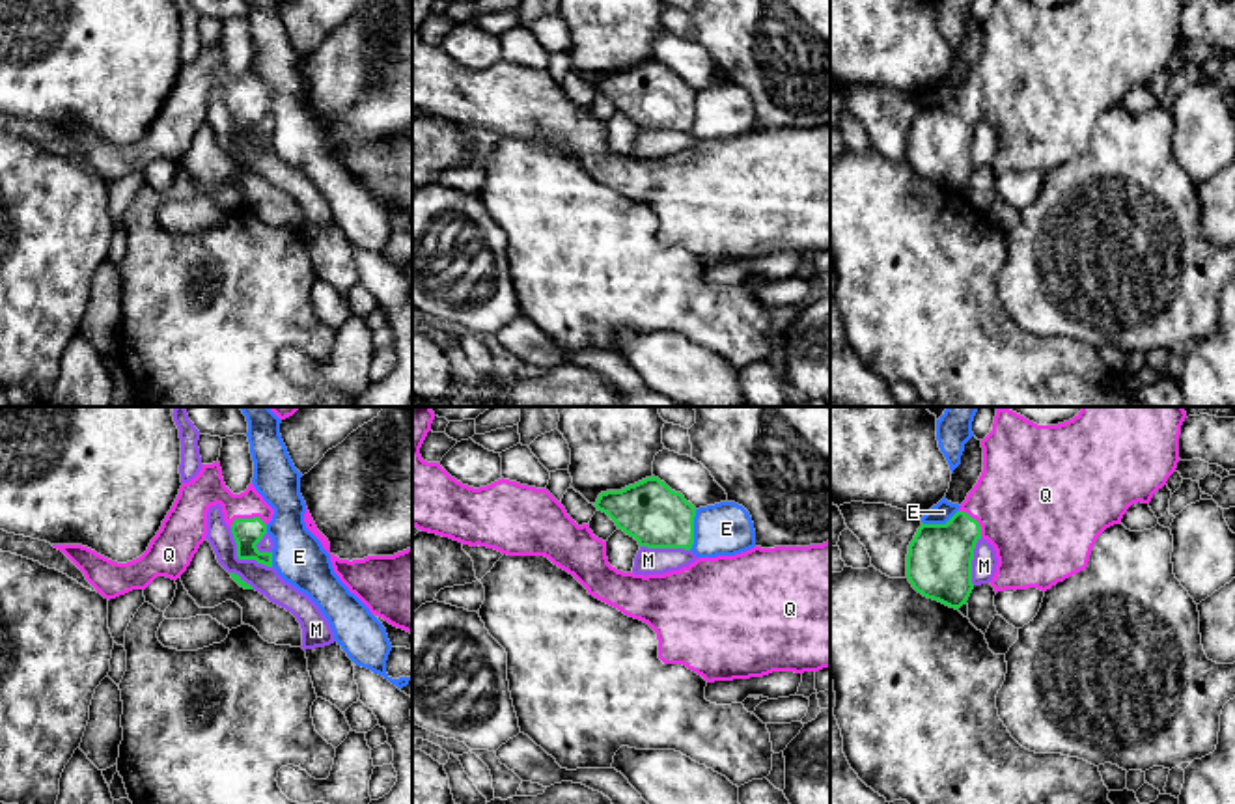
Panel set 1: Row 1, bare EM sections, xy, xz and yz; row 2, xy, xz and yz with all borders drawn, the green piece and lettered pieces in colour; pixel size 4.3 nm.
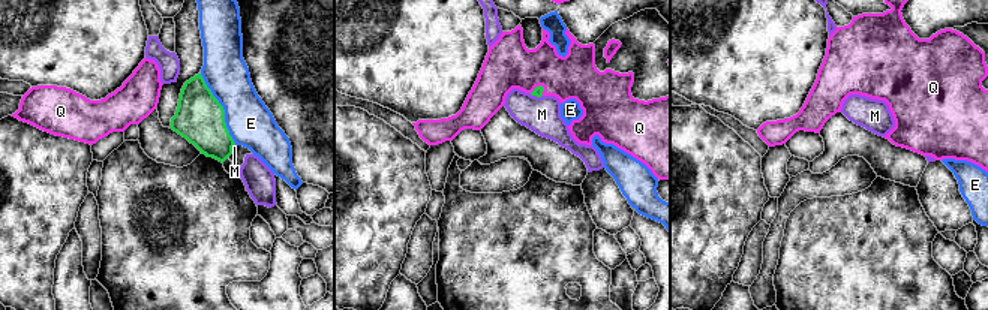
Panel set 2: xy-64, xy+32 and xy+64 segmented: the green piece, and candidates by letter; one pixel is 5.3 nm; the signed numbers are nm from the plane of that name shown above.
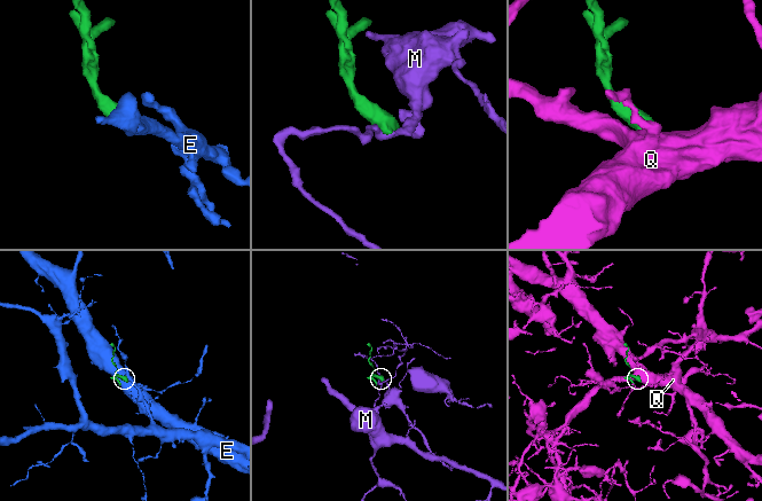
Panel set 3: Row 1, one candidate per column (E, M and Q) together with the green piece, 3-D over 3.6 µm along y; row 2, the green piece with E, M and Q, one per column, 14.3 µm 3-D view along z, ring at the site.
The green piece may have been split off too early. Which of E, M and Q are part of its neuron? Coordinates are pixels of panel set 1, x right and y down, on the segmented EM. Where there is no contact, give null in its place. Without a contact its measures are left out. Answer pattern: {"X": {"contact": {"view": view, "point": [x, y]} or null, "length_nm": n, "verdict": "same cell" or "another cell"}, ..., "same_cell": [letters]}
{"E": {"contact": {"view": "xz", "point": [693, 530]}, "length_nm": 180, "verdict": "another cell"}, "M": {"contact": {"view": "xy", "point": [241, 558]}, "length_nm": 260, "verdict": "another cell"}, "Q": {"contact": {"view": "xy", "point": [247, 519]}, "length_nm": 160, "verdict": "same cell"}, "same_cell": ["Q"]}

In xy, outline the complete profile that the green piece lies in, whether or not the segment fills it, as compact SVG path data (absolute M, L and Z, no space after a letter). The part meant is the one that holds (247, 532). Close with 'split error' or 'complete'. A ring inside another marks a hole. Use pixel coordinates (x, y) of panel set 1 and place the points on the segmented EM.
M218 461L203 464L192 481L181 485L160 530L140 558L118 563L82 545L52 547L62 550L97 593L110 601L132 589L146 589L157 576L177 580L205 541L207 511L216 504L222 506L224 520L231 528L237 558L272 567L272 552L259 552L256 545L267 534L274 509L254 483L244 492L233 494L224 483Z; split error

